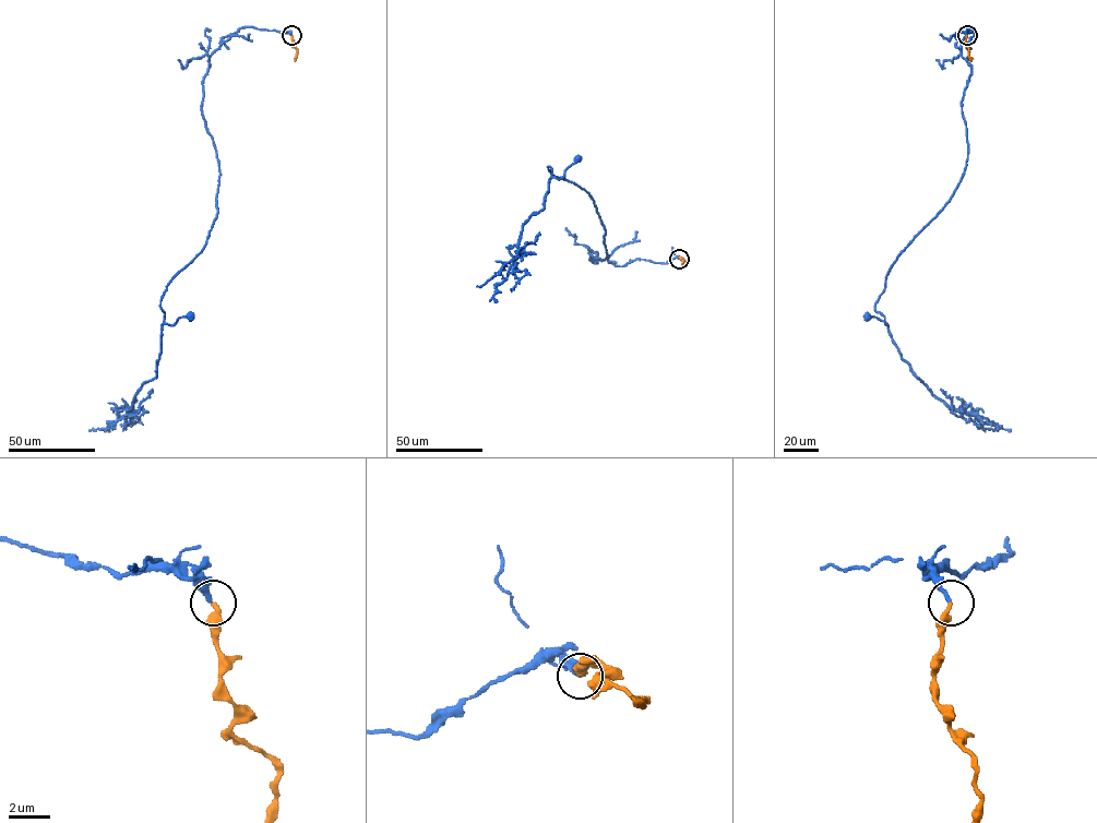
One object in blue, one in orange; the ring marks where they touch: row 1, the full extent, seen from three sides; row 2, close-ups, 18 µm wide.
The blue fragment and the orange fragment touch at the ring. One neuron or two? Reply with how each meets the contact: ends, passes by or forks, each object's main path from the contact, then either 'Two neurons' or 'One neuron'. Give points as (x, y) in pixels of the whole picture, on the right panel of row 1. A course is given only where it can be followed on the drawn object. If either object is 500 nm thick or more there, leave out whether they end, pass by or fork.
At the ring blue ends. At the ring orange ends. Course of blue: (967, 35), (968, 26), (975, 35), (962, 102), (964, 174), (890, 269), (874, 309), (887, 325), (868, 317). Course of orange: (967, 35), (972, 61). One neuron

